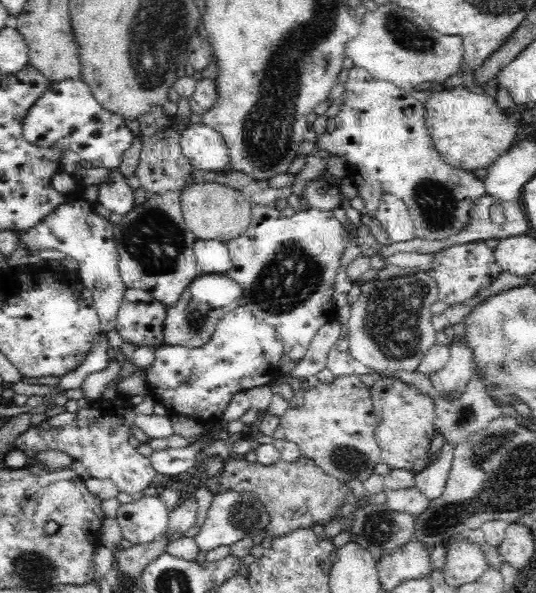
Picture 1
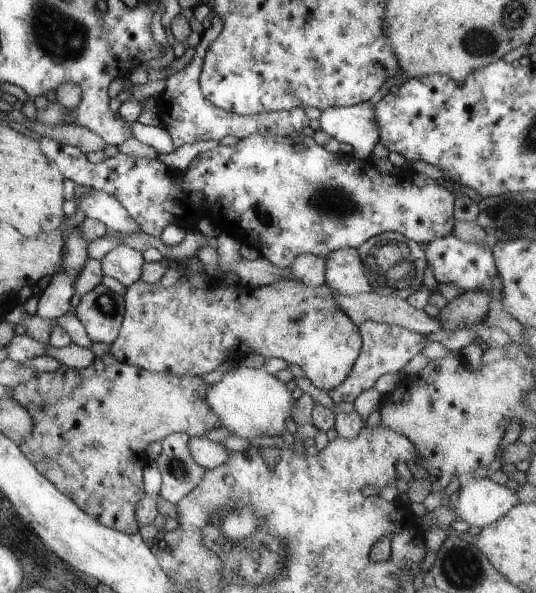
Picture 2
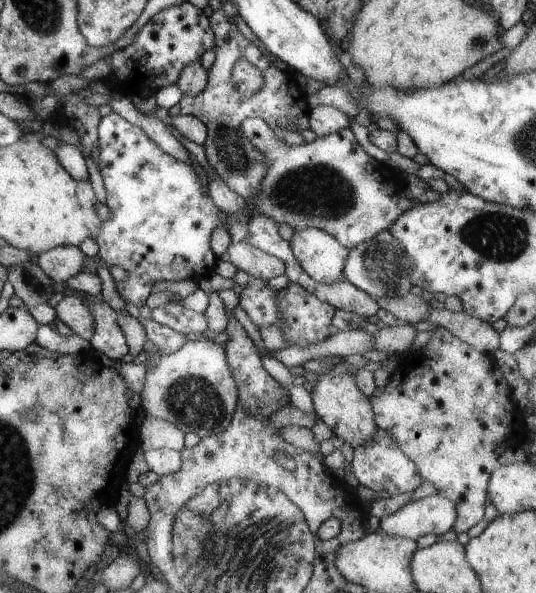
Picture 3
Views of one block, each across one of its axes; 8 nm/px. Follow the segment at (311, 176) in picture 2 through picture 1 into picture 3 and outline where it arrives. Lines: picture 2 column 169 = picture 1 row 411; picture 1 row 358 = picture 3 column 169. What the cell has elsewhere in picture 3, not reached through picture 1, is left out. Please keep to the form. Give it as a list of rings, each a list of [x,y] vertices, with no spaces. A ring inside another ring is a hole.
[[[116,112],[101,118],[98,142],[99,170],[106,190],[104,204],[108,206],[110,216],[98,226],[100,234],[95,240],[100,247],[100,258],[107,265],[121,267],[127,273],[125,281],[116,282],[120,297],[128,304],[143,307],[148,304],[152,288],[158,281],[200,280],[215,273],[218,260],[210,247],[212,232],[220,224],[228,225],[228,218],[204,192],[196,170],[163,152],[138,126],[133,126]]]

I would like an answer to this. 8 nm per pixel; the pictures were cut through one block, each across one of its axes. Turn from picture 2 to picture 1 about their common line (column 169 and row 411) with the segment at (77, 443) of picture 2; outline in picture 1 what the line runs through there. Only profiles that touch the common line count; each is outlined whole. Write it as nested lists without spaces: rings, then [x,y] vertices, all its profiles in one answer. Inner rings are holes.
[[[376,377],[375,381],[370,395],[378,421],[375,439],[381,449],[381,462],[392,470],[408,470],[414,474],[422,472],[433,462],[430,458],[430,442],[435,433],[435,401],[396,378]]]

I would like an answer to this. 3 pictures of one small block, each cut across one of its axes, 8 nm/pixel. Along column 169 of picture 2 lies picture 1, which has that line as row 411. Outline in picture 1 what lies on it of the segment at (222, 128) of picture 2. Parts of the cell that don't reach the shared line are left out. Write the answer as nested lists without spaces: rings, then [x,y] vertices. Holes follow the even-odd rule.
[[[122,394],[110,401],[91,401],[86,408],[76,411],[76,422],[70,422],[61,428],[30,427],[13,442],[14,448],[25,453],[31,461],[36,454],[46,450],[58,450],[80,461],[92,478],[110,479],[118,487],[119,492],[136,494],[146,487],[152,486],[159,478],[148,457],[139,454],[140,450],[131,445],[130,428],[132,425],[143,430],[150,439],[168,438],[175,434],[170,416],[142,415],[135,412],[135,407]]]

